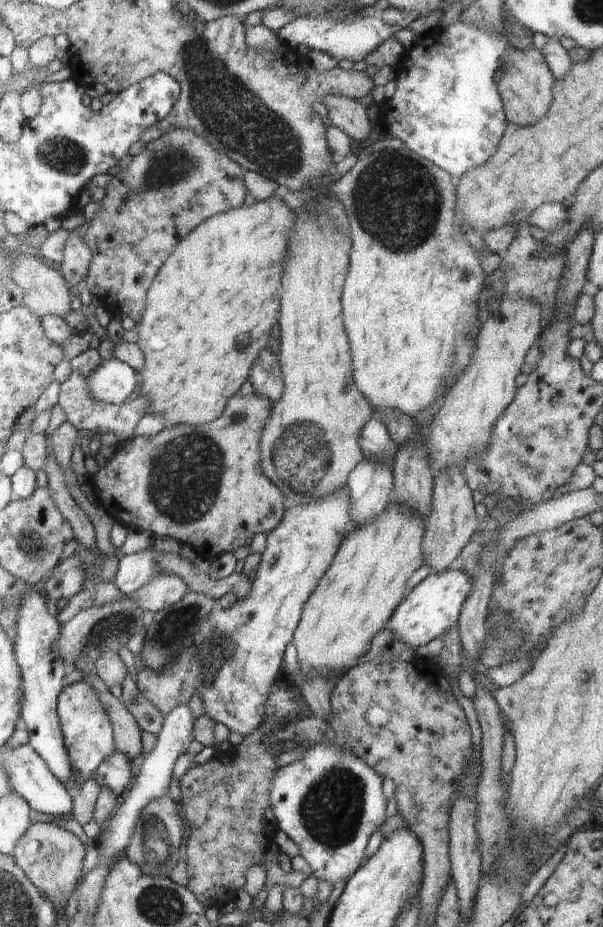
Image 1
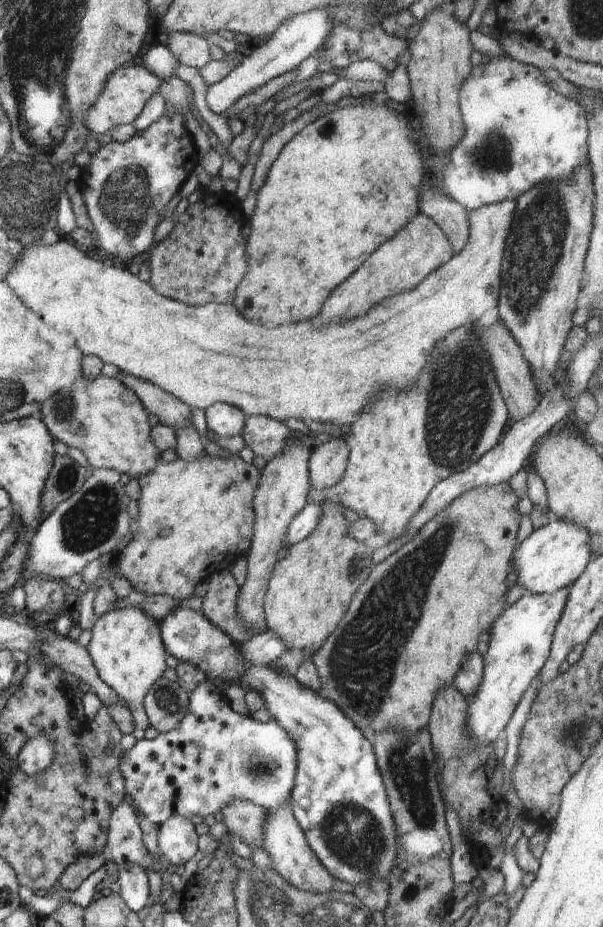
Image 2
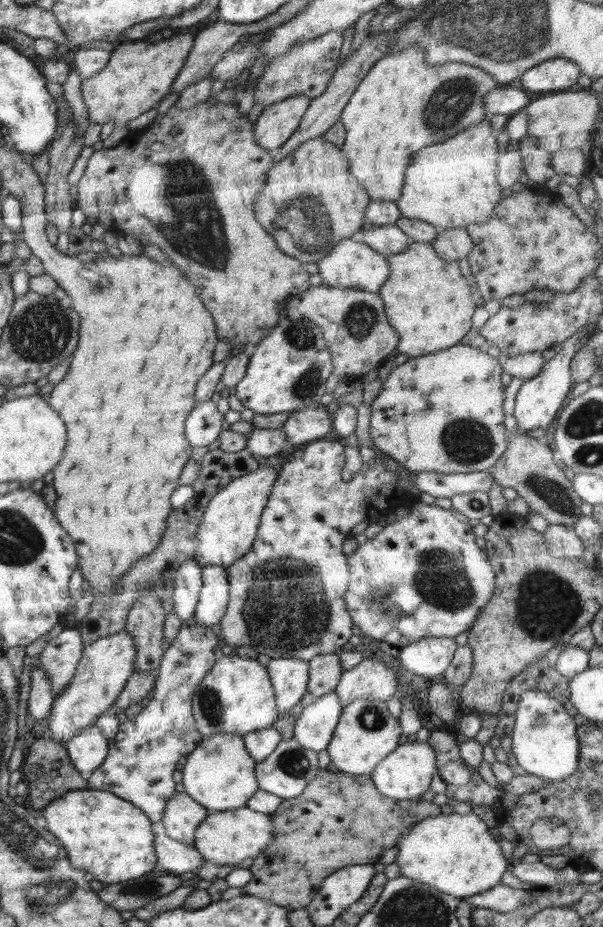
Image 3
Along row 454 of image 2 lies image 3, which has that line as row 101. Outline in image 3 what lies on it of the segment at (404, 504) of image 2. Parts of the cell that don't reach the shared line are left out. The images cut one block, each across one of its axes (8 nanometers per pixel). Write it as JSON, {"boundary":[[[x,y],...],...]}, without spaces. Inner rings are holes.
{"boundary":[[[418,44],[405,46],[393,53],[387,53],[366,73],[354,94],[346,103],[339,118],[344,122],[346,137],[342,148],[349,160],[349,170],[366,189],[372,201],[396,202],[401,195],[404,173],[410,164],[410,154],[416,150],[448,140],[470,126],[488,118],[483,100],[494,87],[499,85],[485,70],[462,62],[444,63],[431,67],[427,65],[425,50]]]}

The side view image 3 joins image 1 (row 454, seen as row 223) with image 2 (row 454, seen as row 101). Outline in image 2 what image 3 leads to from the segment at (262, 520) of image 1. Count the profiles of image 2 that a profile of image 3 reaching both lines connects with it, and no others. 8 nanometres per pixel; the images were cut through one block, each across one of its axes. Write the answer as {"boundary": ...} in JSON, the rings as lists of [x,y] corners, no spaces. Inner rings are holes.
{"boundary":[[[205,453],[202,458],[198,458],[194,462],[186,462],[180,457],[170,462],[163,461],[160,458],[156,466],[154,466],[154,470],[138,478],[138,482],[141,486],[141,492],[138,494],[139,499],[137,500],[139,506],[138,527],[134,532],[134,539],[130,540],[128,546],[118,554],[112,565],[118,574],[122,574],[124,578],[128,579],[128,582],[130,582],[136,592],[140,592],[140,594],[155,594],[156,596],[170,596],[172,600],[184,601],[196,590],[198,582],[206,581],[210,576],[229,568],[240,556],[246,553],[246,550],[249,550],[256,518],[253,510],[254,492],[256,492],[258,482],[260,482],[260,470],[254,464],[244,461],[239,455],[224,458],[222,456],[211,457]]]}

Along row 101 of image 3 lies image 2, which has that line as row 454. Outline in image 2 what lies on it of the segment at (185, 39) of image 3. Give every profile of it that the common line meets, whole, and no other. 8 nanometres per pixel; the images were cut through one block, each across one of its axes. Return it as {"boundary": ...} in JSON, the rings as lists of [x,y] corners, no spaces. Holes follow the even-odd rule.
{"boundary":[[[80,374],[72,388],[63,389],[46,401],[41,413],[50,434],[68,447],[78,448],[94,469],[112,468],[138,479],[152,472],[160,459],[144,403],[116,378],[100,374],[90,379]]]}

